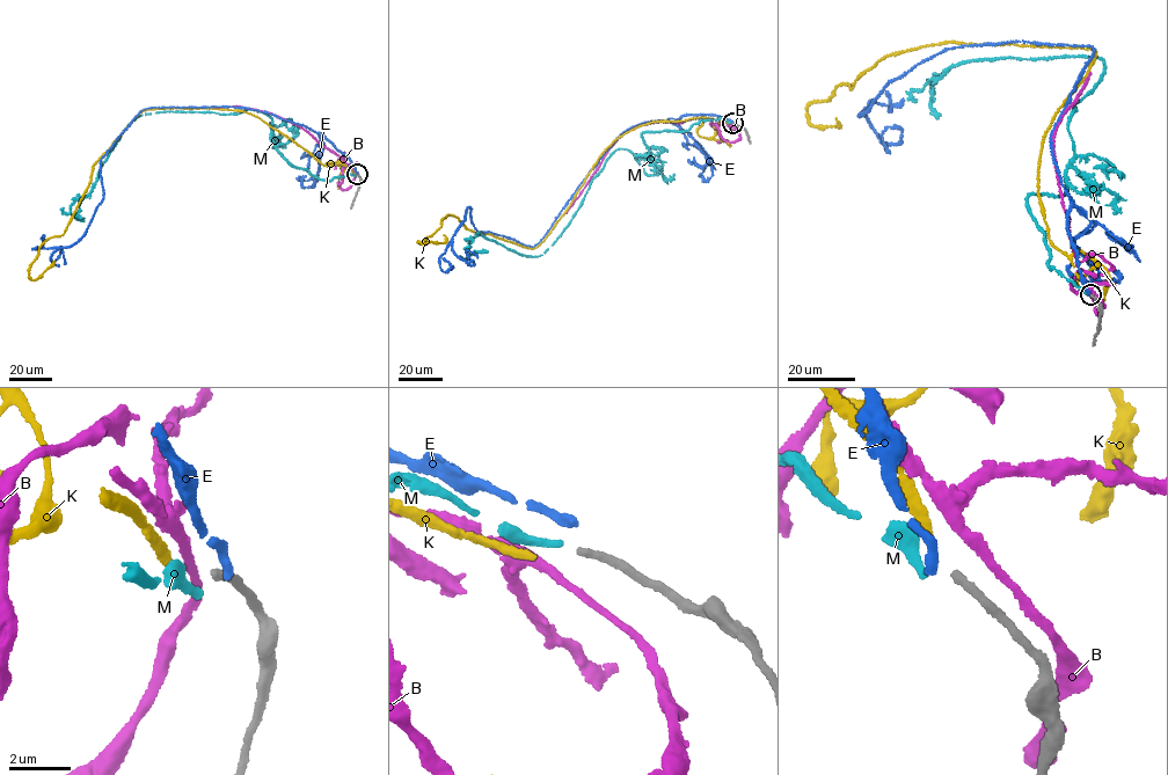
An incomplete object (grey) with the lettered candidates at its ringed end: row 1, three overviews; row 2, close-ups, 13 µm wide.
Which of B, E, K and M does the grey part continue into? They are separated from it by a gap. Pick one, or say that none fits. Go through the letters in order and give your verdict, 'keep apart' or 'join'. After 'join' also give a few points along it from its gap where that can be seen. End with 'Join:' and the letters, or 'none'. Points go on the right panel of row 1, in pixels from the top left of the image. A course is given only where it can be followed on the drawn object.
B: keep apart
E: keep apart
K: keep apart
M: keep apart
Join: none

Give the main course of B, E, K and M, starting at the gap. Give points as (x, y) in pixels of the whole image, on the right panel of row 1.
B: (1092, 291), (1102, 305), (1099, 314), (1093, 297), (1072, 289), (1082, 269), (1067, 234), (1053, 137), (1090, 73)
E: (1088, 293), (1050, 140), (1092, 46), (925, 59), (859, 114), (887, 144), (902, 130), (882, 133), (889, 153)
K: (1088, 292), (1097, 265), (1050, 241), (1037, 175), (1094, 50), (893, 53), (808, 105), (814, 126), (836, 118)
M: (1087, 294), (1049, 268), (1027, 204), (1065, 191), (1068, 122), (1103, 60), (961, 61), (934, 77), (940, 115)

